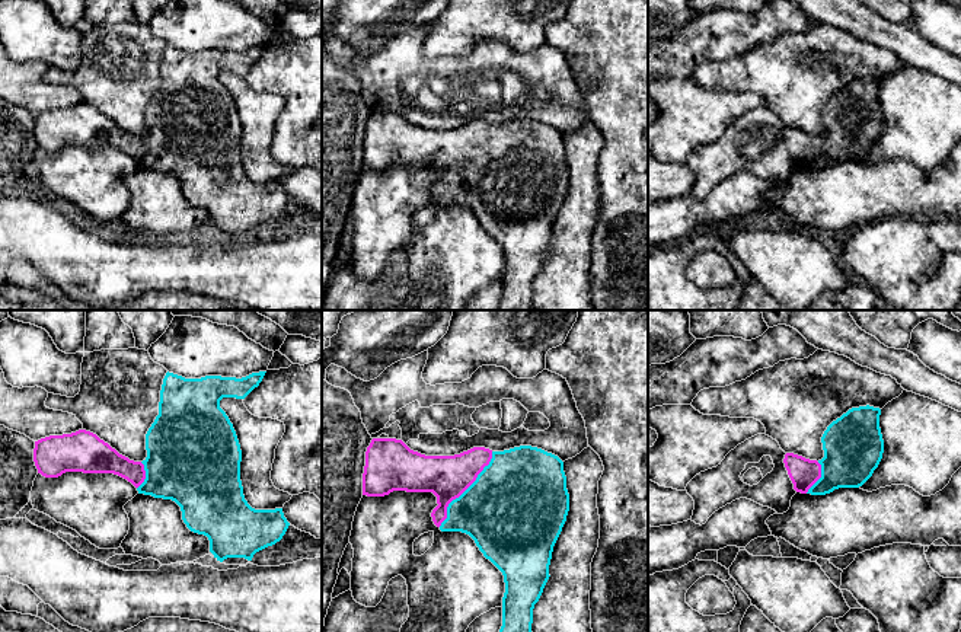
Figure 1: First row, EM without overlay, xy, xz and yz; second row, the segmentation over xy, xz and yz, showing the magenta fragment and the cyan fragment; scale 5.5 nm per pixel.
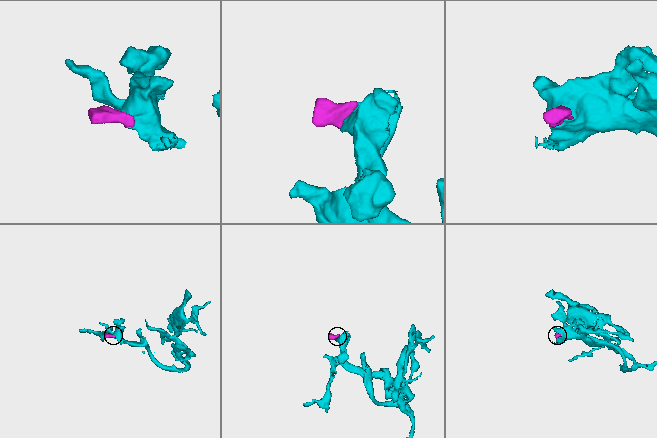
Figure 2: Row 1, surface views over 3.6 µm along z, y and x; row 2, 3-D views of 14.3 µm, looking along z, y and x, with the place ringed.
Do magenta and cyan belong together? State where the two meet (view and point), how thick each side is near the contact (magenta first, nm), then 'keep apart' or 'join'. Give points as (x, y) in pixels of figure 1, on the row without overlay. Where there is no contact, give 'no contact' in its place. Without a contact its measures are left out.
meets magenta in xz at (465, 163); 240 nm thick on the magenta side, 460 nm on the other; join

